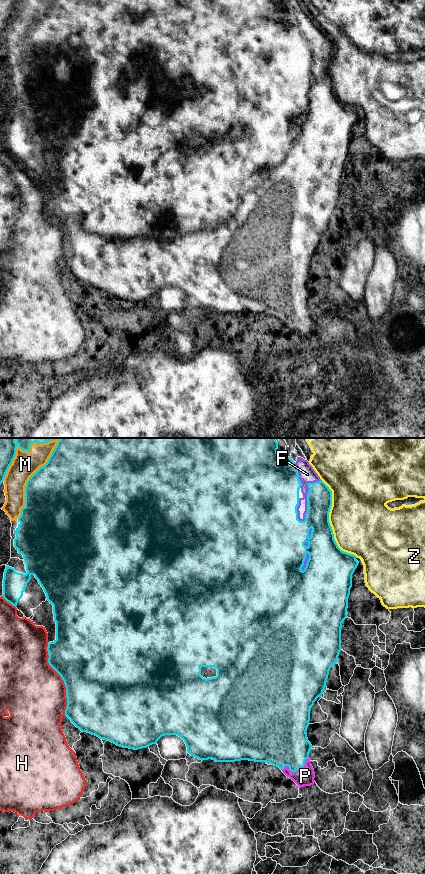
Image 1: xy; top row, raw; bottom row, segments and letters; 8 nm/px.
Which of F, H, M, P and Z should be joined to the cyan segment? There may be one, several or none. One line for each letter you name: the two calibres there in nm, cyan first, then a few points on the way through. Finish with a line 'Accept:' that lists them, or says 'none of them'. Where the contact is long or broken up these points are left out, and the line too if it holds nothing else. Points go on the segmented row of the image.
F: Thickness 360 nm (cyan) against 140 nm
M: Thickness 500 nm (cyan) against 200 nm
P: Thickness 380 nm (cyan) against 150 nm. Path across: xy (283, 742), (292, 756), (296, 770), (305, 776)
Accept: F, M, P

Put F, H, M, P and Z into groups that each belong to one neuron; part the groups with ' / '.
F M P / H / Z

